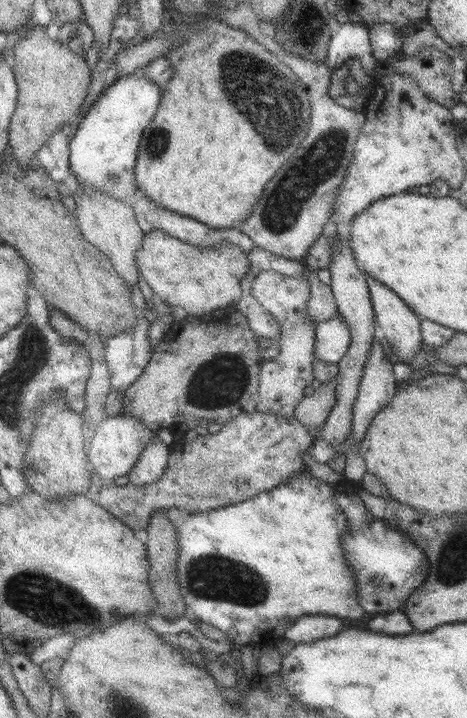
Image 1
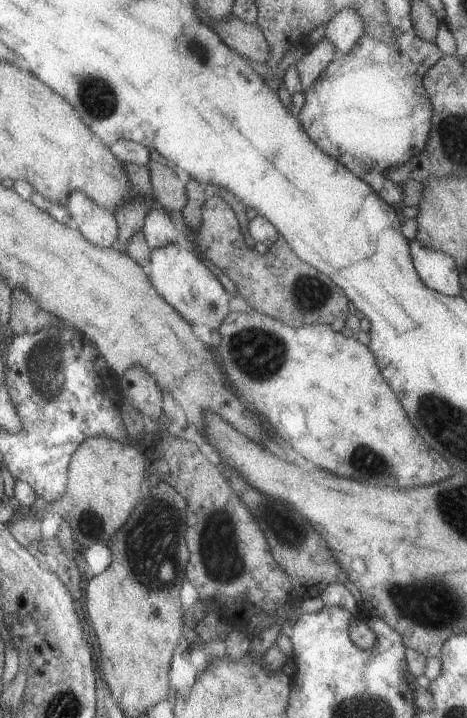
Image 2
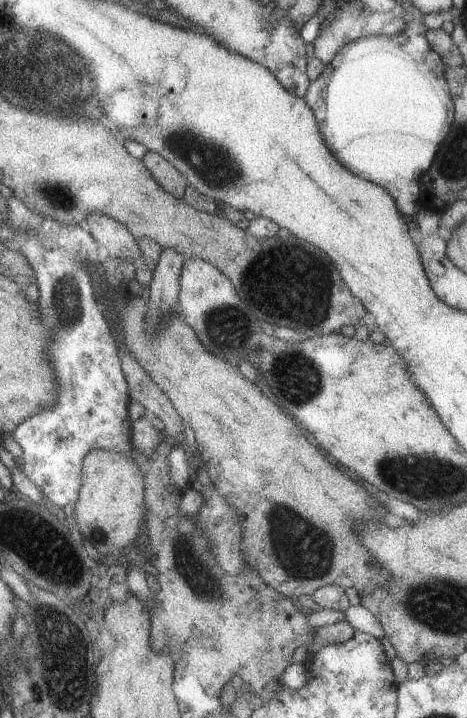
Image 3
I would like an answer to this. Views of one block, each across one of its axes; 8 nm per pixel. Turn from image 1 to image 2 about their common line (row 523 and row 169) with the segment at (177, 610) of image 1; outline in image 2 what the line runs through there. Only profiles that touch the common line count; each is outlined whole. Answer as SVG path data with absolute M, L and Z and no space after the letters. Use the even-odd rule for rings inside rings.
M152 160L146 167L153 198L168 212L180 212L186 203L186 190L174 170Z

